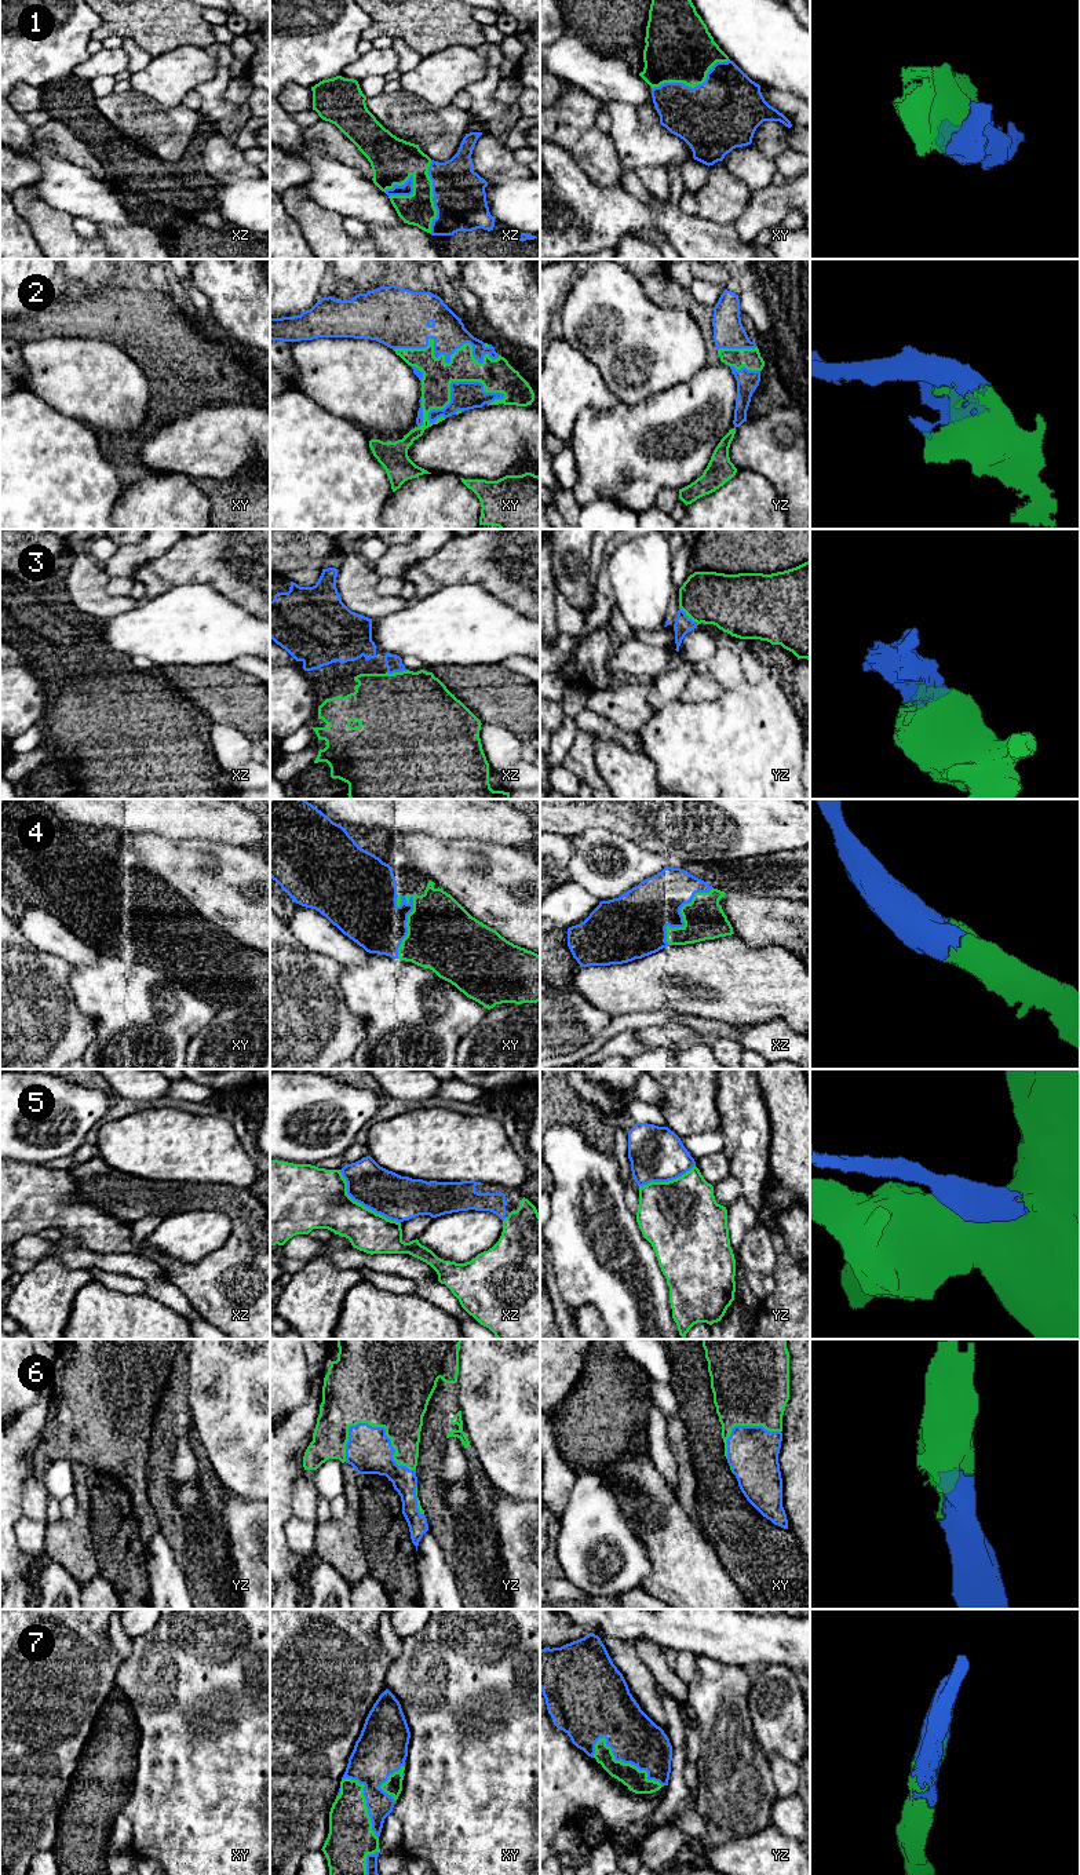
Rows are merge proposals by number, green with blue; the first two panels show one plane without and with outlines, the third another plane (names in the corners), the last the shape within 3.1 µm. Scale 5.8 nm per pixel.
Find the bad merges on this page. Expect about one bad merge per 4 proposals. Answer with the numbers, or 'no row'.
no row

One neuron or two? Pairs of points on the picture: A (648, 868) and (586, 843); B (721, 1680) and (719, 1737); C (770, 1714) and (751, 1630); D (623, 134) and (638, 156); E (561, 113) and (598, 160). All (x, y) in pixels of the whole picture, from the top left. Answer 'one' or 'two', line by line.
A: one
B: one
C: two
D: one
E: one

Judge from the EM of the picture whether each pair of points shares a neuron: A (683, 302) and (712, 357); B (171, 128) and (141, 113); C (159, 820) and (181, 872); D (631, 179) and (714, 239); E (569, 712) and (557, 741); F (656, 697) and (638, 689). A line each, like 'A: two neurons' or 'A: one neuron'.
A: one neuron
B: one neuron
C: two neurons
D: two neurons
E: one neuron
F: two neurons

